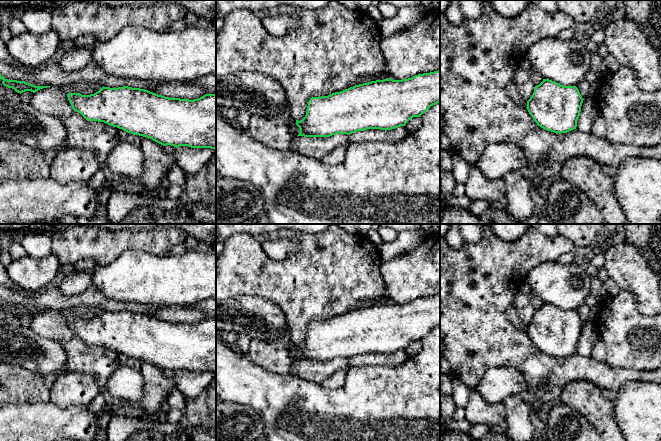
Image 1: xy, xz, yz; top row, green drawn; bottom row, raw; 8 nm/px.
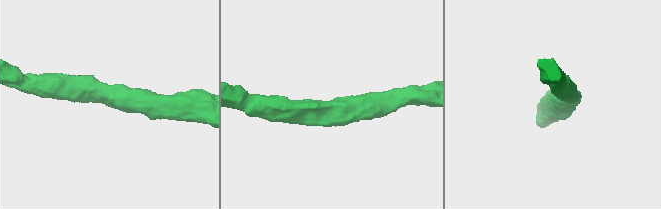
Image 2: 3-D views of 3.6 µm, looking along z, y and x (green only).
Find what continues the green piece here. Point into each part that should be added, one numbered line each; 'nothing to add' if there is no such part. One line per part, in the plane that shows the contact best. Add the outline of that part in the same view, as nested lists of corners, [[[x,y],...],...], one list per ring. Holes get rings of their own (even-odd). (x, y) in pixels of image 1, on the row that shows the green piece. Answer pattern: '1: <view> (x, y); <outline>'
nothing to add

